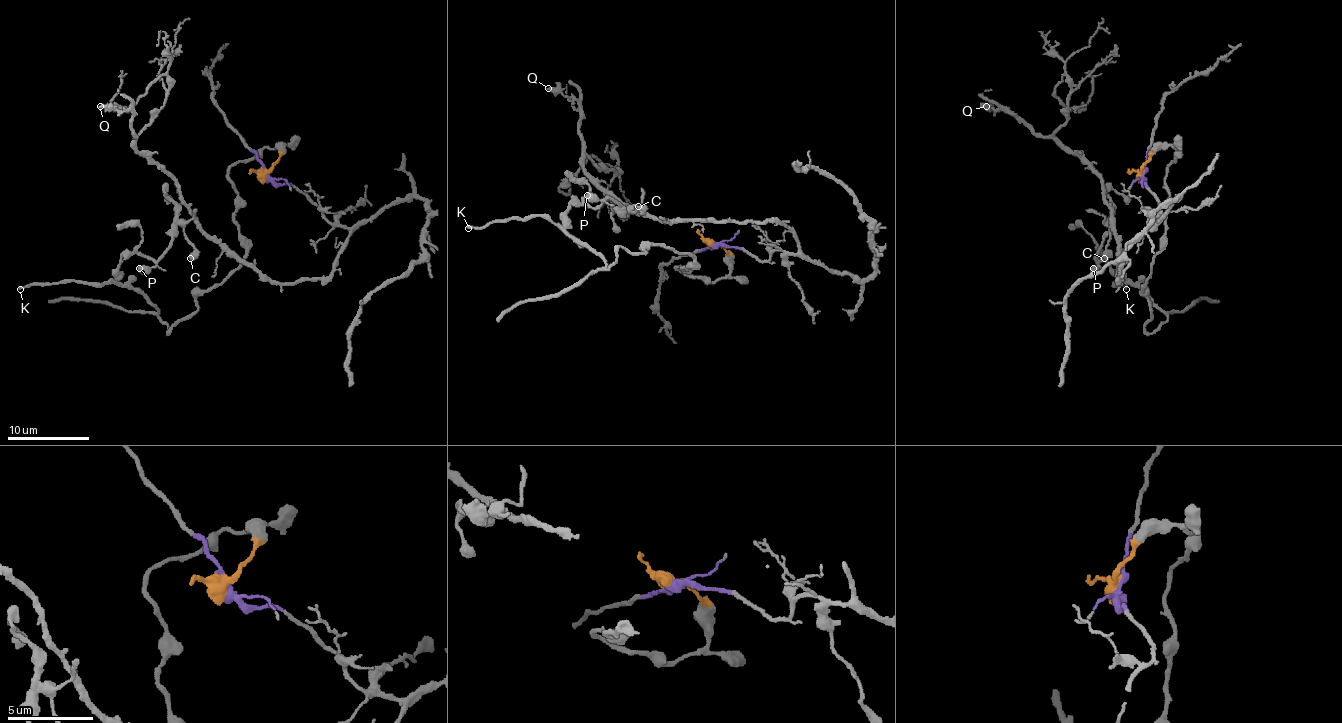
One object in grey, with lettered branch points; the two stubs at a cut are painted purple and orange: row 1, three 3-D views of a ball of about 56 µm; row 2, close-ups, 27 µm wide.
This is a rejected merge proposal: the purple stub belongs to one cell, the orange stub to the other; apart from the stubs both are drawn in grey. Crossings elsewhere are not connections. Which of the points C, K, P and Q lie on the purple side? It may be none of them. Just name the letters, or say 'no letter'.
Q

